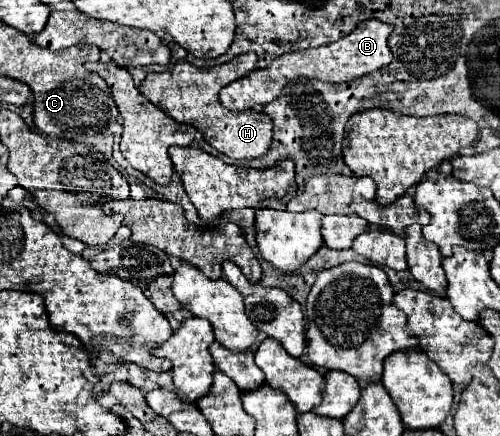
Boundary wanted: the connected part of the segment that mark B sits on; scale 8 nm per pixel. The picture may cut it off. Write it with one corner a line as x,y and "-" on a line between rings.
366,20
360,22
348,36
320,46
320,48
308,48
298,52
288,52
284,56
278,56
270,62
270,66
262,70
252,70
240,80
234,80
232,84
224,86
220,90
220,102
228,110
246,110
246,108
262,108
264,104
276,100
280,96
280,90
286,86
286,82
296,78
316,78
324,82
350,82
358,76
370,74
372,70
384,68
392,62
392,52
388,48
388,36
394,28
390,24
384,24
380,20

